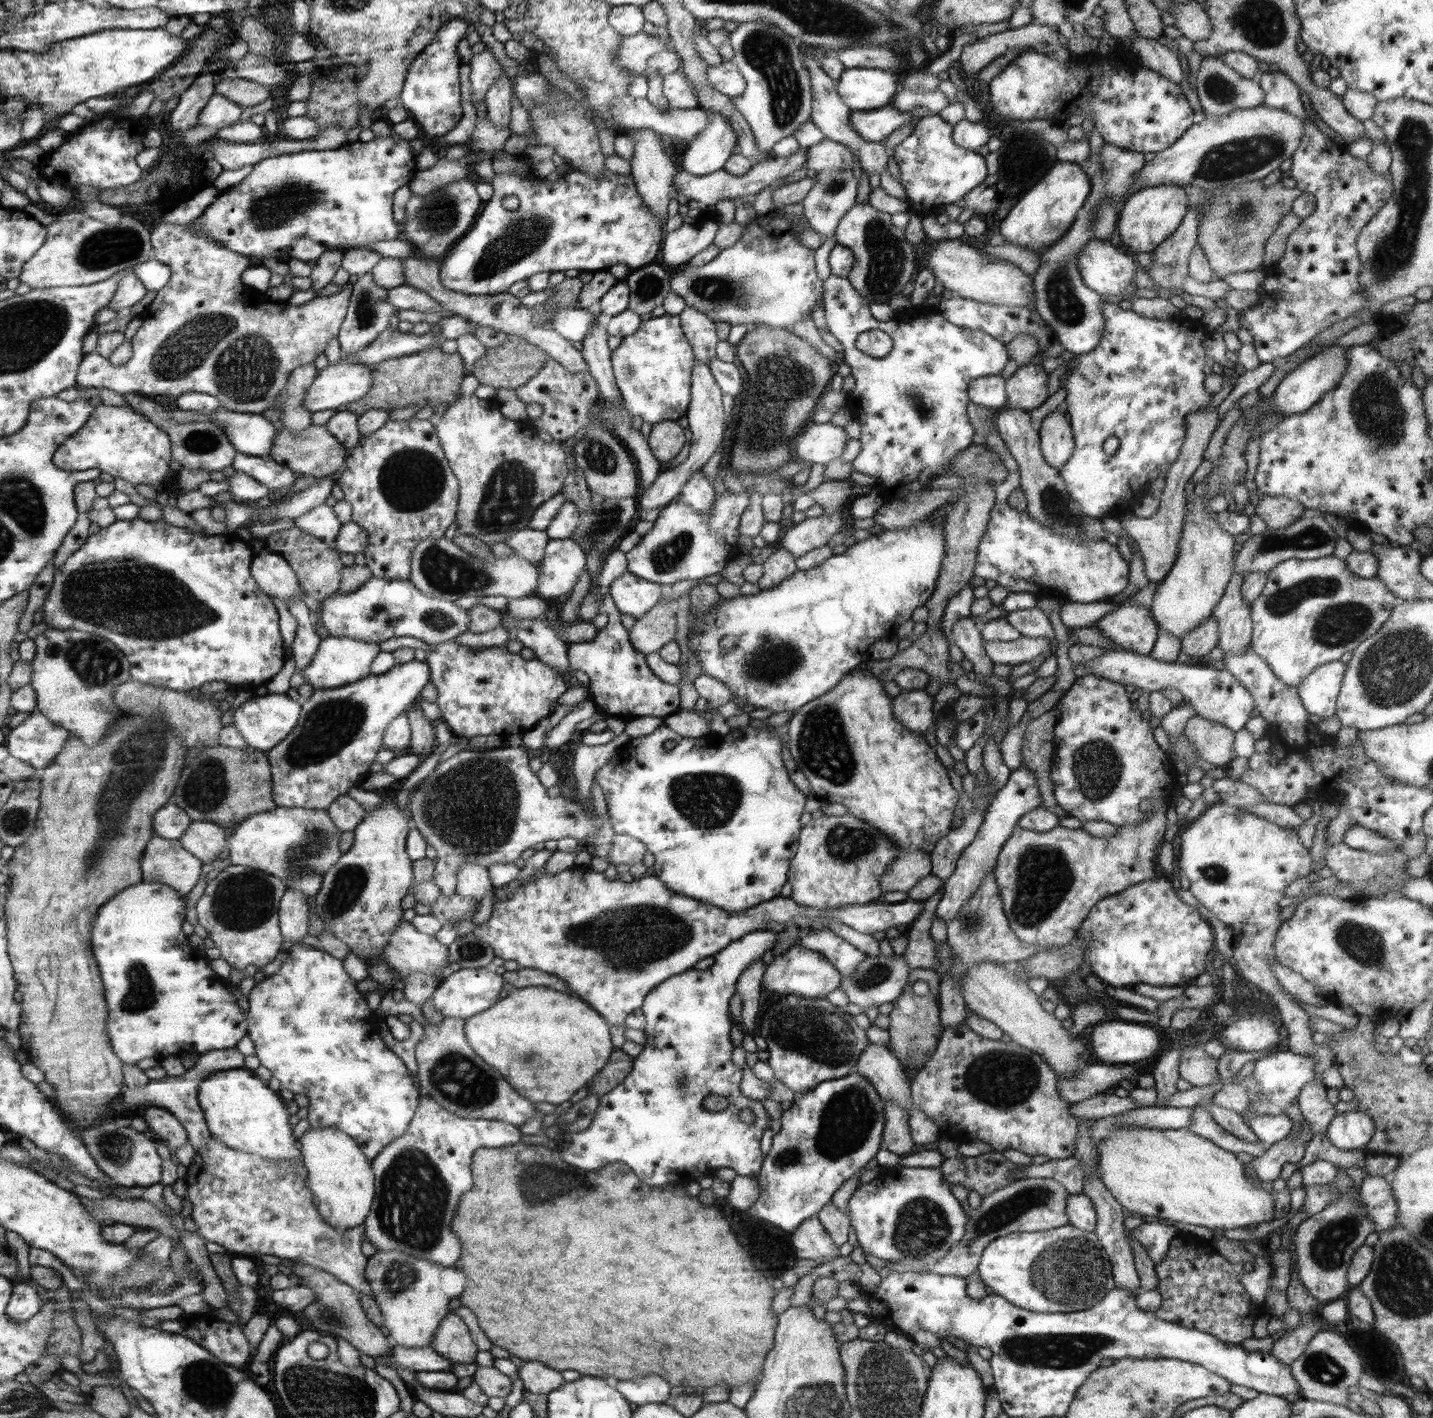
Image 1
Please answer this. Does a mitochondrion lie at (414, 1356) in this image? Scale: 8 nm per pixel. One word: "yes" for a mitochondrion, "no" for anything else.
no

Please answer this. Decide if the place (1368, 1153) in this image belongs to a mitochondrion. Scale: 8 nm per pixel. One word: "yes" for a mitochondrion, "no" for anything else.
no

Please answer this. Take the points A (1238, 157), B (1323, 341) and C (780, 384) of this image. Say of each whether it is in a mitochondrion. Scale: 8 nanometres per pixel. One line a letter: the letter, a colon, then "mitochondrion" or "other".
A: mitochondrion
B: other
C: mitochondrion

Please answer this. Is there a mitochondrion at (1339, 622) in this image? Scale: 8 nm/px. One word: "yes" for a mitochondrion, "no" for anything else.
yes

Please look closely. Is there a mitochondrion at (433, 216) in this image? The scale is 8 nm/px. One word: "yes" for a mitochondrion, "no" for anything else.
yes

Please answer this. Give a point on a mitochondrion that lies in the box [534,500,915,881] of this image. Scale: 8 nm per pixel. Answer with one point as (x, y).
(823, 747)

